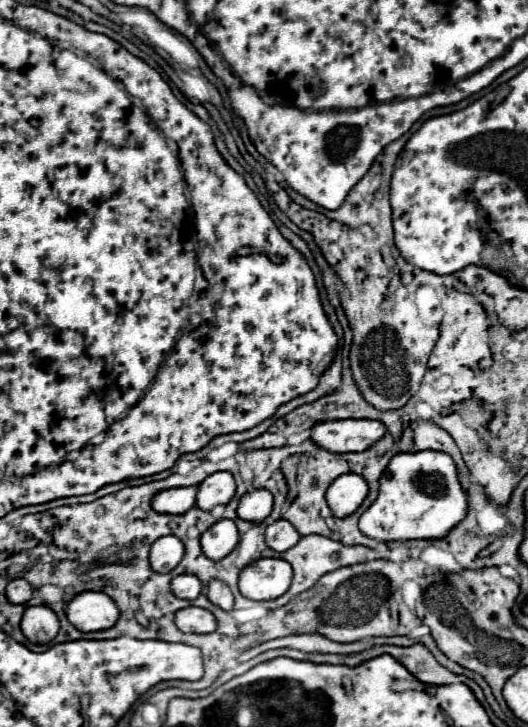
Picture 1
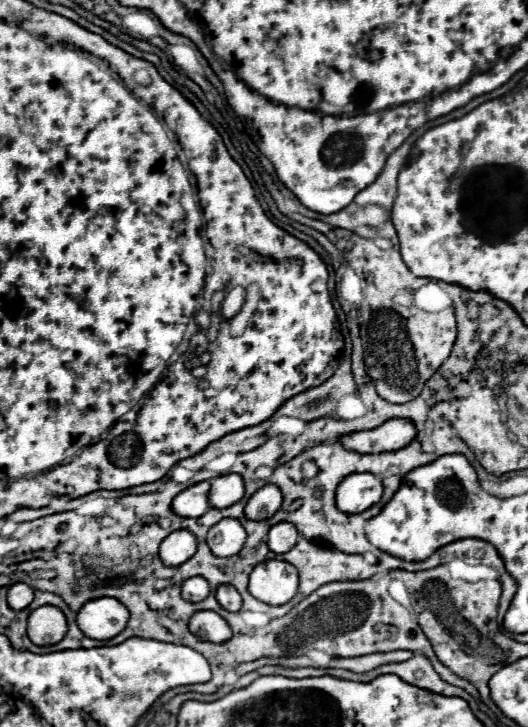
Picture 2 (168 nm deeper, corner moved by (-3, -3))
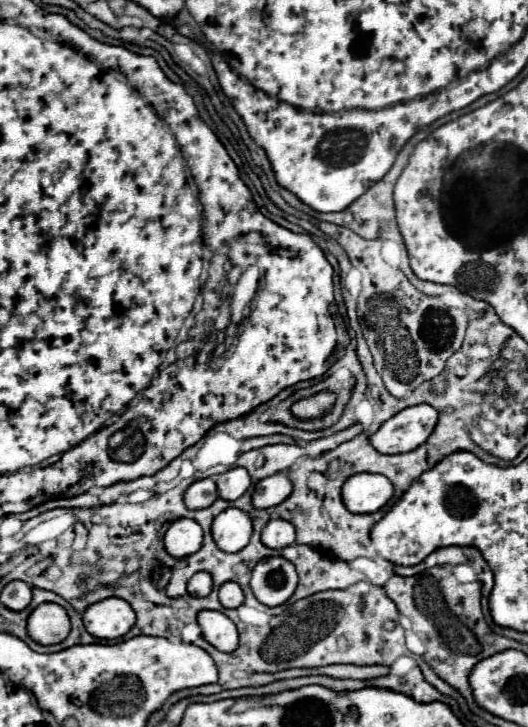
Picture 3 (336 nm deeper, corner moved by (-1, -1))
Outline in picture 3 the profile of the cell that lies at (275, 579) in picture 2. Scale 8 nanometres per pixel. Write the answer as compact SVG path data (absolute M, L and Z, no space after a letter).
M272 556L252 570L252 592L254 596L266 606L280 606L284 604L296 590L298 574L292 562L282 556Z

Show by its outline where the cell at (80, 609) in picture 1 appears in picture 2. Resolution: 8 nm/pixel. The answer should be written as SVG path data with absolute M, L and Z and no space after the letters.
M96 598L86 602L78 612L80 630L94 640L110 640L126 628L128 608L116 598Z

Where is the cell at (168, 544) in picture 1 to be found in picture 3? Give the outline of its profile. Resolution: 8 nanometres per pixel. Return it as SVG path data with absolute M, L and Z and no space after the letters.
M188 518L174 520L164 534L164 546L166 546L166 552L174 558L186 558L198 552L202 546L200 524Z

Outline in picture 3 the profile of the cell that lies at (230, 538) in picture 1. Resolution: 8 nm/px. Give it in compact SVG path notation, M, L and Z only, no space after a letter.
M226 508L212 522L212 536L222 552L240 552L252 534L252 520L238 508Z

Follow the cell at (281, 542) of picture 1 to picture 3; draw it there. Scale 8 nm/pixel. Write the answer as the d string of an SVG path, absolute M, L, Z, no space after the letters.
M276 518L276 520L270 520L266 524L266 528L262 530L262 542L268 546L268 548L274 548L274 550L280 550L280 548L286 548L290 544L294 544L296 540L296 534L294 534L294 526L282 518Z

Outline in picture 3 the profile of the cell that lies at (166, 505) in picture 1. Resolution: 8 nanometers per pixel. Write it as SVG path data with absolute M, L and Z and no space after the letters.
M212 478L198 480L192 486L188 486L188 490L184 492L184 504L188 510L208 508L216 498L218 498L218 490Z

